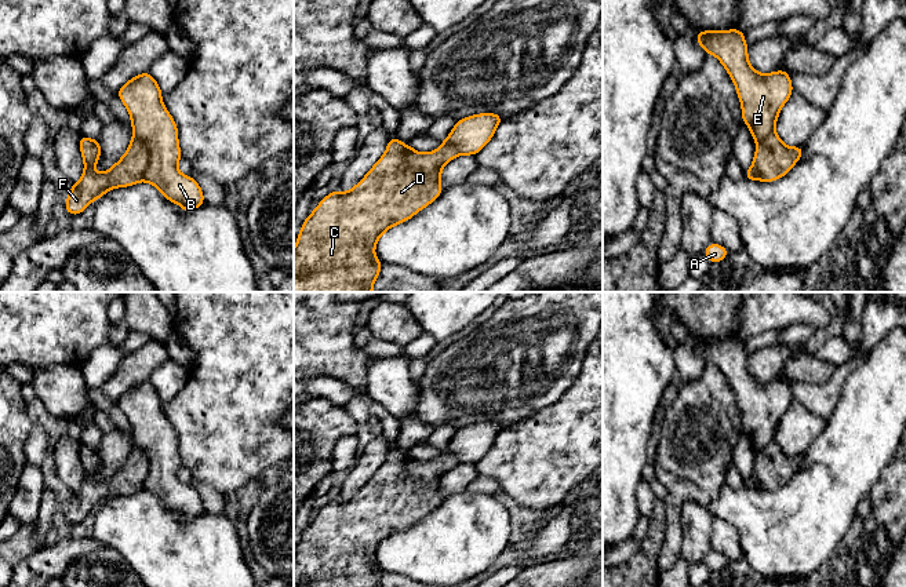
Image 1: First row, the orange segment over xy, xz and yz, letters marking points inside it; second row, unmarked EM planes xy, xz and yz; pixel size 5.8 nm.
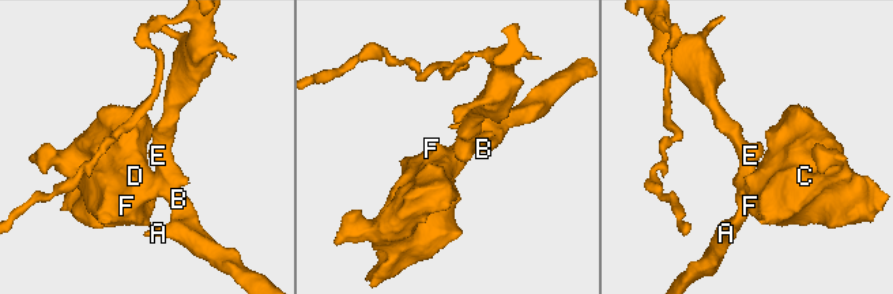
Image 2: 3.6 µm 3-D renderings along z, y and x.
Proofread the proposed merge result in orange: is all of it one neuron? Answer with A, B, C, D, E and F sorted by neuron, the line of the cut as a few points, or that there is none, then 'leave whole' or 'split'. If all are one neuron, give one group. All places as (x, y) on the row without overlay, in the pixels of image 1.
A B E / C D F | xy (134, 444), (145, 454), (149, 465), (149, 473), (142, 488) | split

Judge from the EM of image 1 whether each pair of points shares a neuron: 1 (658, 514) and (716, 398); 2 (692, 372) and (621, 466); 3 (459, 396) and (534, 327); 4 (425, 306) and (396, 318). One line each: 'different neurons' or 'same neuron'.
1: different neurons
2: different neurons
3: same neuron
4: different neurons

